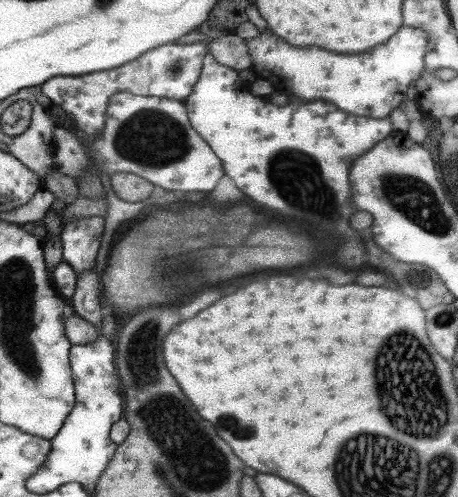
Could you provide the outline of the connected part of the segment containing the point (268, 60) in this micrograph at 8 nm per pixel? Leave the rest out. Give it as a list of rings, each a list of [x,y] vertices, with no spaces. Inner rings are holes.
[[[404,26],[384,44],[364,54],[334,54],[318,46],[290,46],[272,32],[246,39],[251,58],[251,70],[257,78],[268,80],[280,94],[306,102],[332,102],[346,114],[366,118],[388,118],[394,108],[406,100],[409,86],[424,72],[428,34],[420,28]]]

